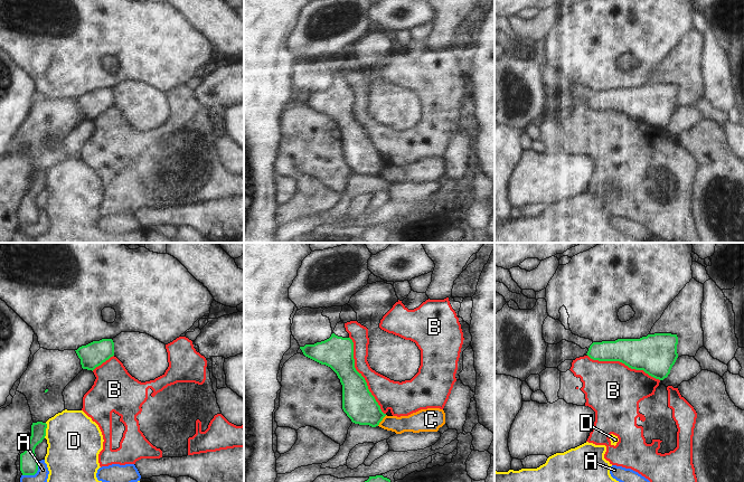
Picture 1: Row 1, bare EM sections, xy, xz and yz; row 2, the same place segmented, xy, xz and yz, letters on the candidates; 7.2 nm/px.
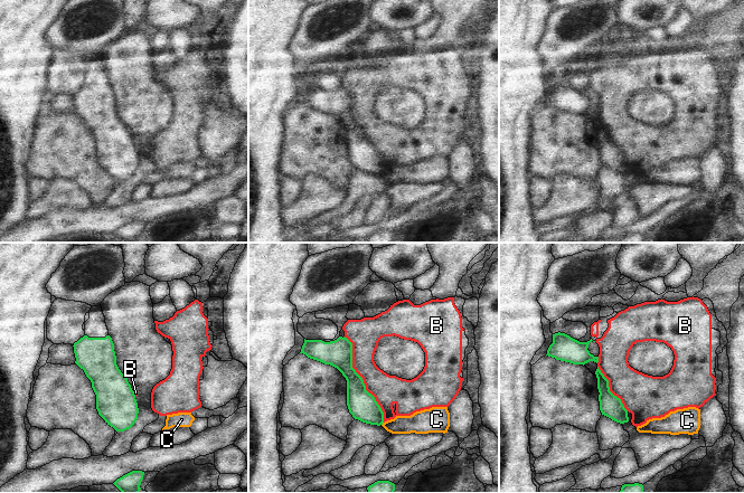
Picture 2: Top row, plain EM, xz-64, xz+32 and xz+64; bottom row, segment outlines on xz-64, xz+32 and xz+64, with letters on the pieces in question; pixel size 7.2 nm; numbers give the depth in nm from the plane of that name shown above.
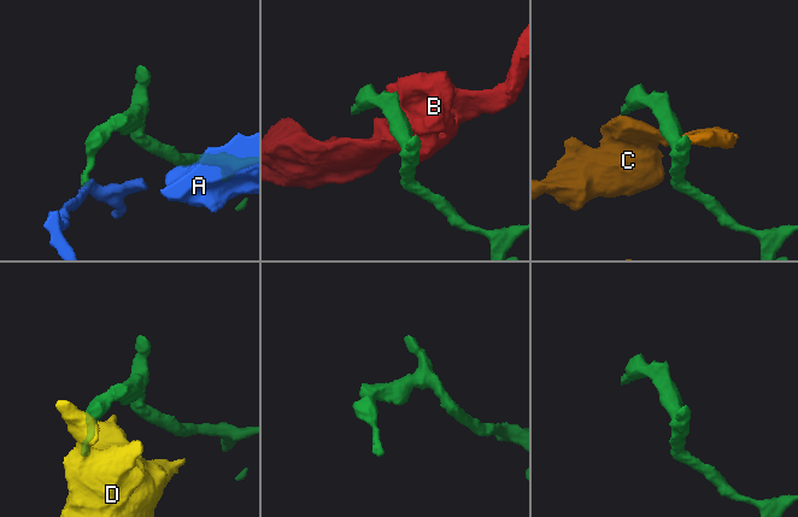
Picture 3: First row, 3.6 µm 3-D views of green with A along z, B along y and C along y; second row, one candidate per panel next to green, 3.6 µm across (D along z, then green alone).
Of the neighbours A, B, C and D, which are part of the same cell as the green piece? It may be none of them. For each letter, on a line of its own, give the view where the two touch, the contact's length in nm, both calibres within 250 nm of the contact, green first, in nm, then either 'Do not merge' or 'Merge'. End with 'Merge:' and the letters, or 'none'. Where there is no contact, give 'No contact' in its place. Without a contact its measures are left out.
A: Touches green in xy. Shared border 160 nm. Thickness 130 nm (green) against 100 nm. Do not merge
B: Touches green in xz. Shared border 600 nm. Thickness 240 nm (green) against 200 nm. Do not merge
C: Touches green in xz. Shared border 100 nm. Thickness 240 nm (green) against 140 nm. Do not merge
D: Touches green in xy. Shared border 110 nm. Thickness 120 nm (green) against 380 nm. Do not merge
Merge: none

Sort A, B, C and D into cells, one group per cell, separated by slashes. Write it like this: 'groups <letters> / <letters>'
groups A / B / C / D

